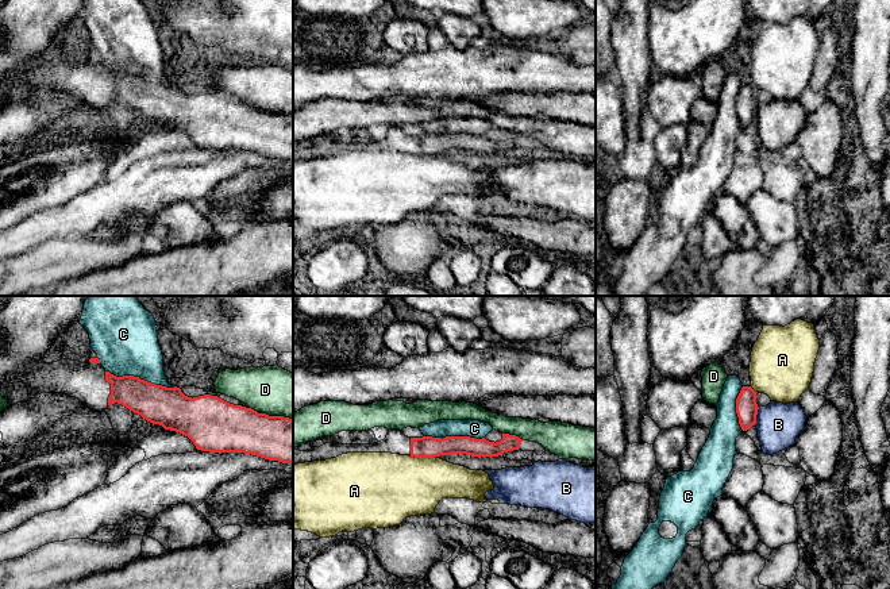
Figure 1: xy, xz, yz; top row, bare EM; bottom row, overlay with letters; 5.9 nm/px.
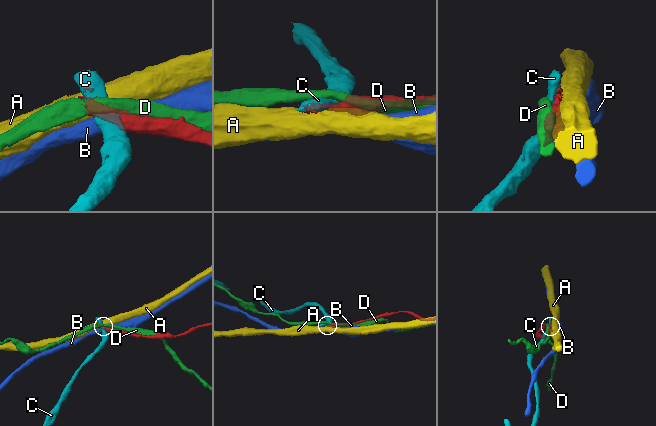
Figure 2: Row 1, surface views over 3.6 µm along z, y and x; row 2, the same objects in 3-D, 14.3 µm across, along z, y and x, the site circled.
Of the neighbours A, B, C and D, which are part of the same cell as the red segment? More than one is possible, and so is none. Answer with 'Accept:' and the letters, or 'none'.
Accept: none

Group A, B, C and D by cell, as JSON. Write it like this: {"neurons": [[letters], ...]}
{"neurons": [["A"], ["B"], ["C"], ["D"]]}

